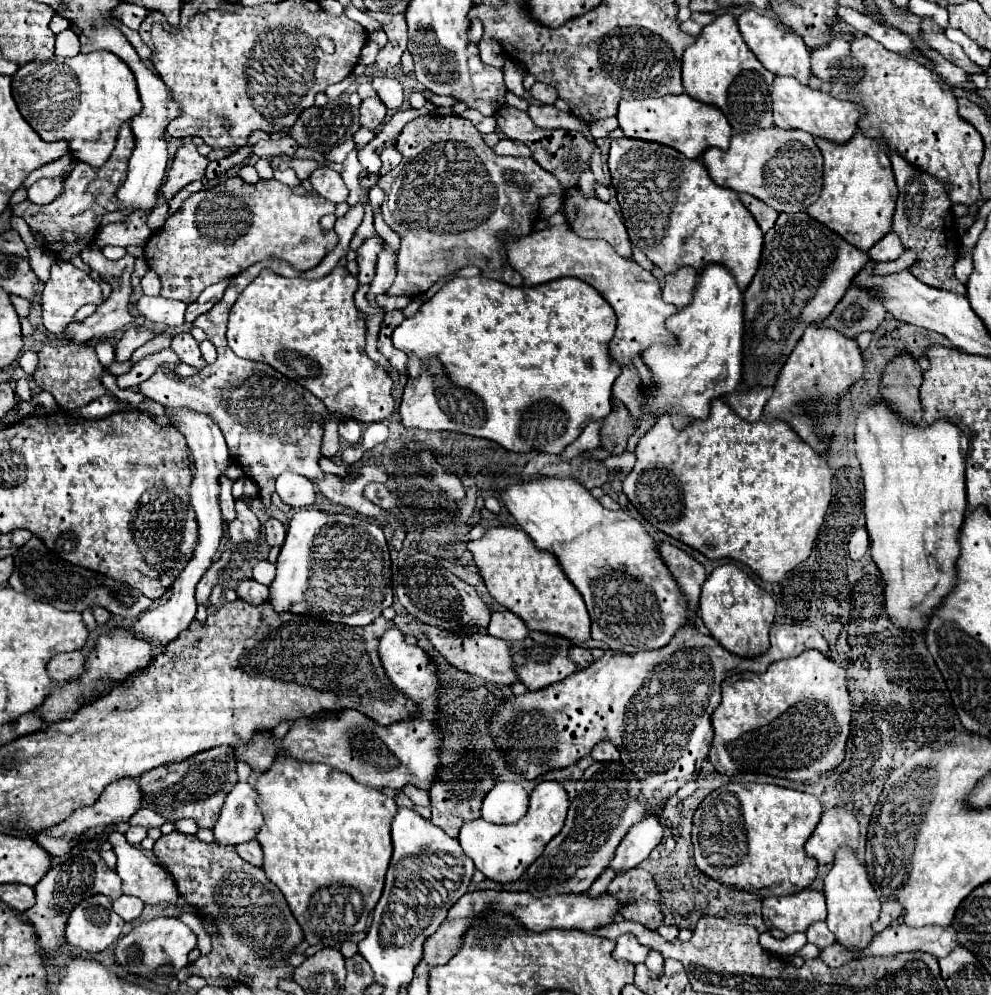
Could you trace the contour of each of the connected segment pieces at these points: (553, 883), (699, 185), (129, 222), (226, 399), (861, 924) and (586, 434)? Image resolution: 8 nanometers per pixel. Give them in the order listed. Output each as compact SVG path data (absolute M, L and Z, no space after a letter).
M593 763L583 773L583 777L577 781L577 785L575 785L577 795L571 801L565 827L561 829L559 835L555 835L547 843L543 855L527 869L527 881L529 881L527 891L533 897L553 897L553 895L563 895L563 893L585 893L591 887L591 883L605 871L605 867L613 859L617 845L621 843L621 839L627 835L627 831L635 823L639 823L645 815L663 817L661 809L649 809L649 807L645 807L637 801L637 795L641 793L639 791L641 781L633 779L633 773L619 771L619 769L621 769L621 763Z
M621 137L621 139L615 139L611 143L611 151L609 151L609 171L611 171L611 179L613 179L613 187L617 191L617 201L621 205L621 213L623 213L623 219L625 219L625 227L629 231L629 239L631 243L641 249L649 261L653 261L663 273L673 273L677 271L679 267L693 267L697 273L701 273L707 265L723 265L727 267L729 271L733 271L733 277L737 281L737 285L741 287L741 291L745 291L745 287L751 283L755 271L757 271L757 263L761 259L761 249L763 249L763 231L757 227L757 221L753 219L753 215L749 215L749 211L745 211L745 205L739 201L737 193L735 191L729 191L729 189L723 189L723 187L717 187L713 183L713 179L709 179L709 173L705 171L705 165L701 165L699 161L689 161L685 155L681 155L679 151L671 149L671 147L665 147L665 145L659 145L659 143L647 143L647 141L639 141L639 139L627 139L627 137Z
M151 209L143 211L141 217L133 213L121 223L111 223L111 225L101 227L101 231L97 233L95 245L99 245L99 247L105 247L105 245L121 245L121 247L145 245L151 237L151 229L147 225L149 213L151 213Z
M361 203L357 207L351 207L345 217L337 219L335 233L339 235L339 245L315 269L311 269L307 273L295 271L293 267L289 267L289 263L269 259L269 261L255 263L247 271L237 275L233 279L233 283L227 287L223 299L209 313L197 317L197 321L193 323L195 327L203 329L207 339L213 343L217 352L215 363L203 367L197 375L185 377L185 379L177 377L169 367L159 367L151 379L147 379L139 385L139 393L143 397L155 399L165 407L173 407L173 409L185 407L185 409L209 415L223 431L223 437L227 439L227 447L229 447L233 459L241 465L243 473L259 485L259 495L265 505L271 505L271 493L275 489L275 479L283 471L292 471L308 479L316 479L311 480L312 482L323 478L323 483L325 481L331 483L331 475L326 475L317 463L321 457L319 447L321 447L321 437L323 437L323 423L332 417L338 419L341 417L338 414L331 414L311 391L307 391L299 383L287 379L273 367L237 357L229 349L227 339L225 339L229 311L231 311L233 303L237 301L237 297L241 295L241 291L265 267L269 267L271 271L275 271L281 277L297 277L299 275L299 277L307 277L307 279L317 279L317 277L327 275L337 265L337 261L343 255L347 255L349 241L355 235L357 227L361 225L361 219L363 219Z
M841 847L837 851L835 863L825 877L823 893L827 897L827 909L829 909L827 927L835 935L837 943L851 951L859 951L859 949L867 947L875 935L871 925L879 919L881 901L869 883L865 867L859 863L855 851L849 851L849 847Z
M599 421L589 423L589 425L583 429L583 433L579 435L579 439L573 441L569 447L565 447L565 451L561 453L561 459L563 459L563 461L571 461L571 459L577 457L579 453L597 449L597 447L599 447Z

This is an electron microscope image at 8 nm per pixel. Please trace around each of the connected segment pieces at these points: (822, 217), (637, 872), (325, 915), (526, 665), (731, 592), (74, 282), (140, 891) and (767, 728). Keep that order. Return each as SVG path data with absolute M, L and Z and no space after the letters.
M857 131L857 135L845 145L835 145L819 137L815 139L815 143L825 159L825 175L823 191L819 199L807 207L807 215L827 225L853 247L869 251L891 231L897 185L889 155L883 153L883 147L877 141L863 137L861 131Z
M637 867L619 873L605 893L619 899L623 919L637 921L645 927L659 927L663 923L661 891L649 871Z
M277 757L271 769L263 771L255 783L257 805L265 825L257 833L263 847L267 877L281 889L293 915L299 919L305 939L315 945L321 941L343 943L353 933L365 931L367 917L377 905L387 865L391 861L391 821L397 805L383 791L353 781L349 773L331 769L325 763L303 763L291 757Z
M531 631L523 641L513 641L513 643L507 643L507 645L509 645L509 653L511 653L511 659L513 659L513 669L517 673L517 679L531 691L559 683L579 669L567 657L571 641L567 641L565 637L547 635L547 633L541 633L541 631Z
M727 563L717 567L707 581L703 583L701 599L699 599L699 617L703 619L705 627L709 629L709 635L723 647L729 649L729 653L741 655L741 657L757 657L767 651L769 647L769 627L775 619L775 601L769 593L765 593L761 587L757 587L739 567Z
M57 261L51 267L51 277L45 283L45 289L41 293L43 325L47 327L47 331L51 331L51 333L63 333L65 327L71 323L73 315L77 313L77 309L83 307L83 305L87 305L87 303L95 303L95 305L101 305L103 303L99 281L95 281L89 273L83 273L81 269L77 269L71 263Z
M113 831L109 835L109 843L113 845L113 851L117 855L117 867L115 867L115 871L117 871L117 875L123 881L123 893L125 895L139 897L145 905L157 905L157 903L163 903L163 901L167 901L167 903L177 901L179 893L177 893L173 877L167 873L167 869L163 869L161 865L153 863L141 849L129 845L127 839L125 839L125 835L121 835L117 831Z
M809 649L797 657L773 663L765 673L723 685L721 705L711 717L715 735L707 759L723 775L765 773L797 783L815 783L821 777L829 777L845 759L851 707L845 669L821 651Z

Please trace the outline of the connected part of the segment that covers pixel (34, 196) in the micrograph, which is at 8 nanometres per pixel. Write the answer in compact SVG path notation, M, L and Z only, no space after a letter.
M43 177L43 179L35 181L27 193L29 193L31 203L47 205L47 203L53 203L63 191L65 191L65 183L61 177L55 177L55 179Z

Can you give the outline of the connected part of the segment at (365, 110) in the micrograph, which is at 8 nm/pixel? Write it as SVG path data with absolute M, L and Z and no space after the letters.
M369 97L361 103L361 127L375 131L387 117L385 105L379 101L379 97Z

